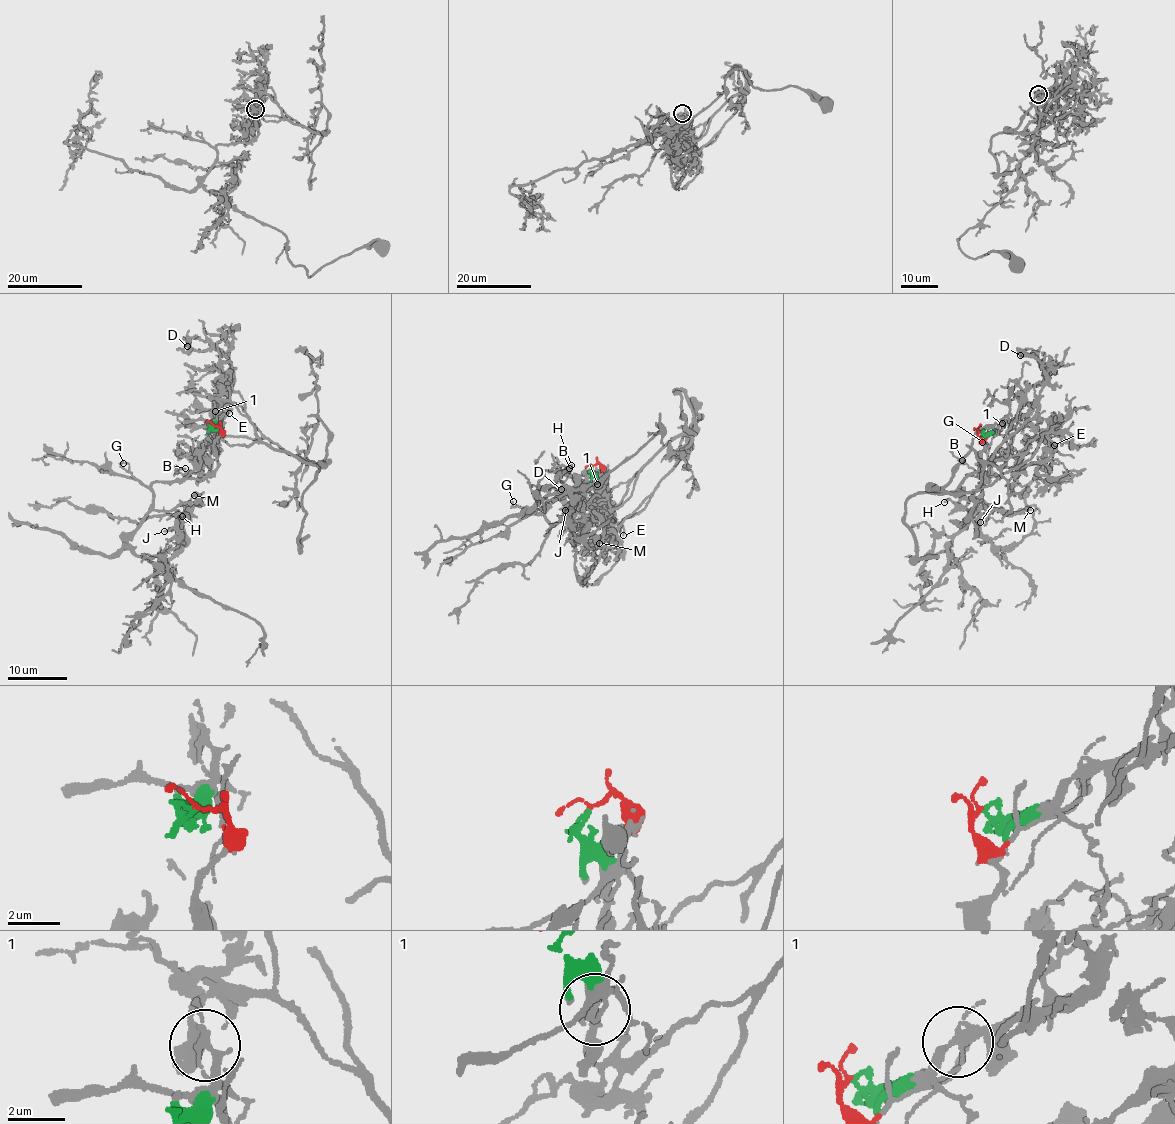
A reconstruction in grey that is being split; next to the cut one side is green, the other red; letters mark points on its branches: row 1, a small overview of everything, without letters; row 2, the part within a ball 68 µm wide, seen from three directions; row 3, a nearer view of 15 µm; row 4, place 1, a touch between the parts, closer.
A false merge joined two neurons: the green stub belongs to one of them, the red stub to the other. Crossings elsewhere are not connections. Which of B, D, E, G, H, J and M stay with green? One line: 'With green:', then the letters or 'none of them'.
With green: D, E

